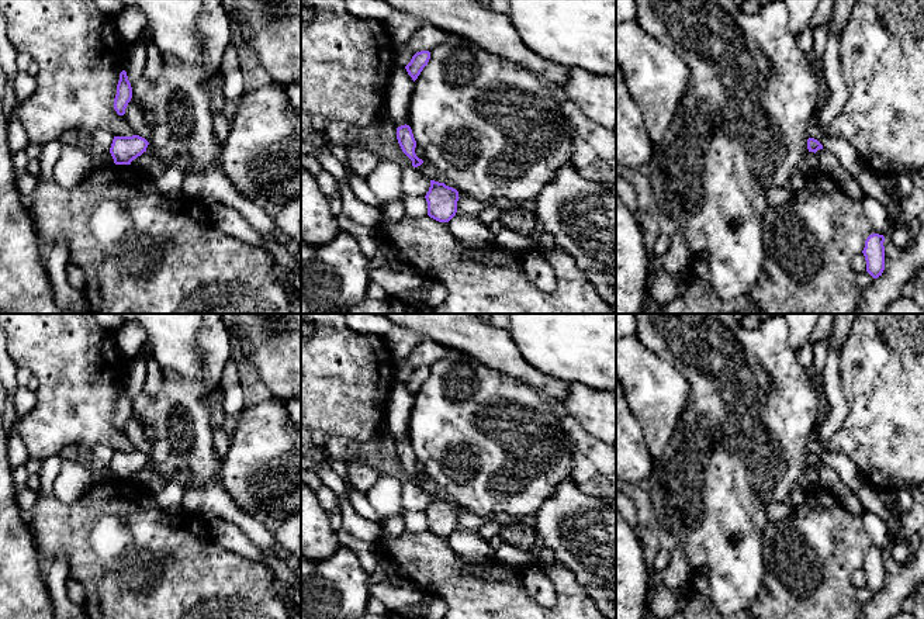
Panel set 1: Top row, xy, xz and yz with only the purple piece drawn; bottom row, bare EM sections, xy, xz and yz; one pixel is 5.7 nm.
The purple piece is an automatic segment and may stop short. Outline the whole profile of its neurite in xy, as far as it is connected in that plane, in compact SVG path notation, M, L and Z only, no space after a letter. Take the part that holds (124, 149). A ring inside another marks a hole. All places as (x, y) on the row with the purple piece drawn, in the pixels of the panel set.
M114 136L110 153L115 165L131 165L134 159L146 152L149 142L139 136Z

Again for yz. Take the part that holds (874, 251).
M872 234L865 241L865 248L862 250L866 260L866 272L878 279L885 270L885 236L879 234Z

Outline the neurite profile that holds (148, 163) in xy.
M146 152L134 159L131 165L149 174L152 179L160 177L167 170L160 160Z

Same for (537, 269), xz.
M530 253L525 259L525 273L543 291L551 291L556 287L556 274L550 263L539 253Z

